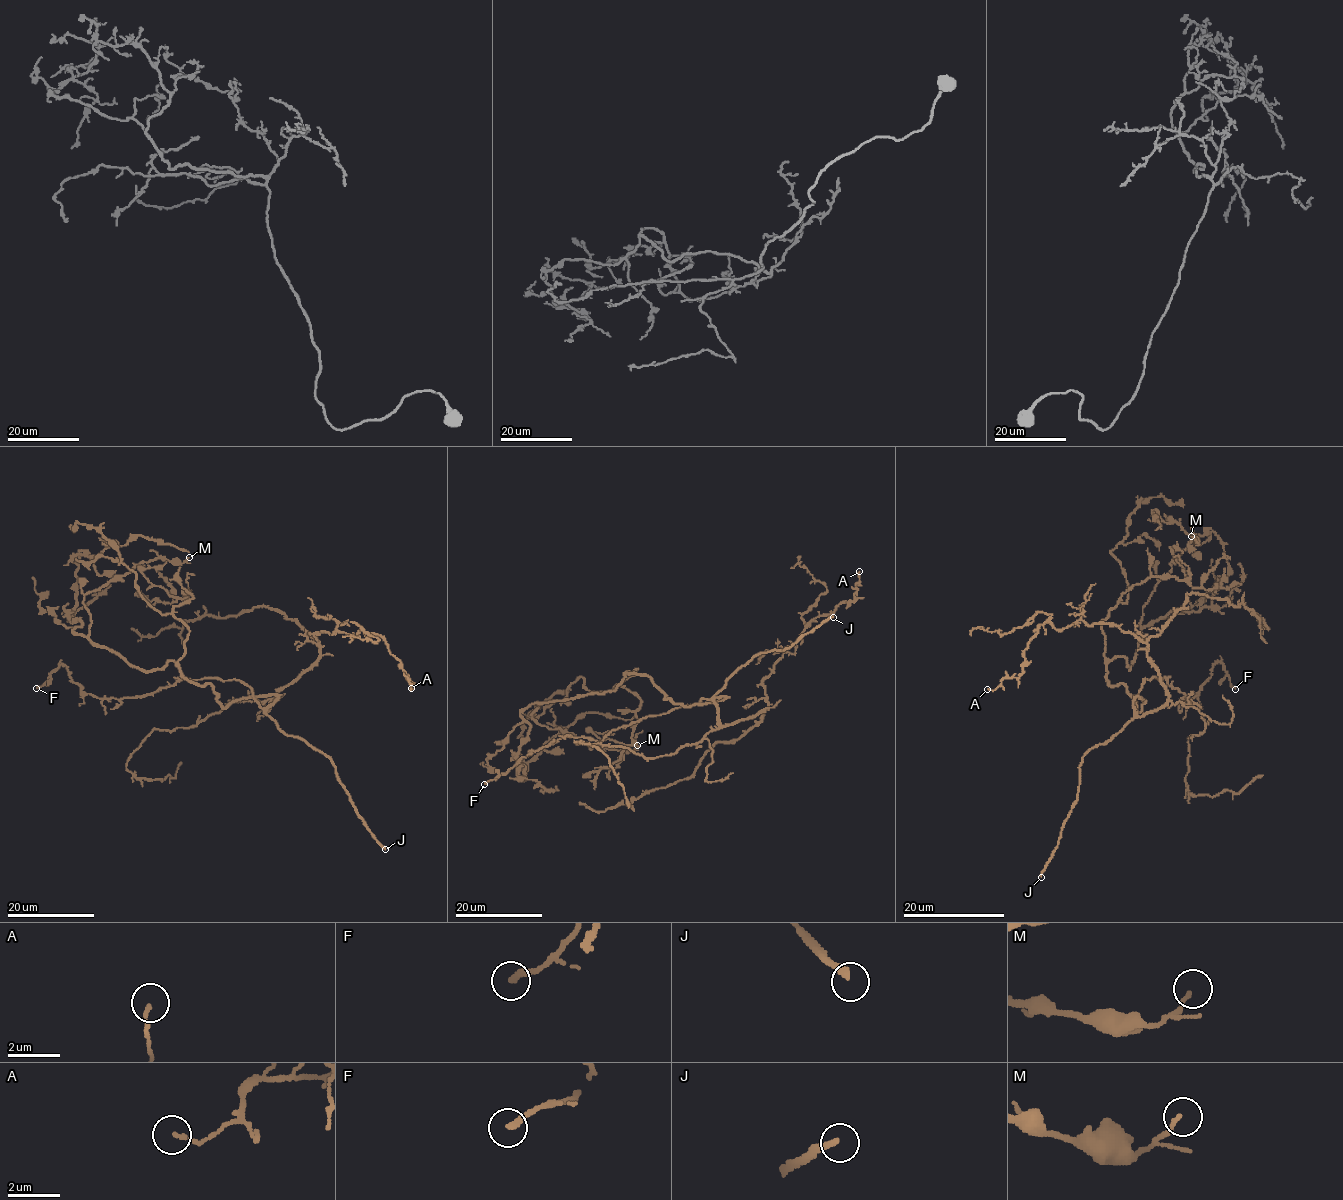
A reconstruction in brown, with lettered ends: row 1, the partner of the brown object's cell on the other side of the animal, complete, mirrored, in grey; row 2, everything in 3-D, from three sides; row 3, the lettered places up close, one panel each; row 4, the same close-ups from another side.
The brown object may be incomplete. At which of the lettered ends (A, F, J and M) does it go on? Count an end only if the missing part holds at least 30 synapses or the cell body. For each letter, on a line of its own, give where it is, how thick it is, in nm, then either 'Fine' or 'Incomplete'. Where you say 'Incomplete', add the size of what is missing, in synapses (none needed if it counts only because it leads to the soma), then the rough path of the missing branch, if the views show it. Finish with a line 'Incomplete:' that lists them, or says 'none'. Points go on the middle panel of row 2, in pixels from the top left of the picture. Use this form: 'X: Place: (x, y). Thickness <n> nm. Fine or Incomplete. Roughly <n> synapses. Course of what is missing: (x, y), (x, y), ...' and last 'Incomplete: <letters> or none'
A: Place: (859, 571). Thickness 140 nm. Fine
F: Place: (484, 784). Thickness 200 nm. Fine
J: Place: (833, 617). Thickness 220 nm. Incomplete. Course of what is missing: (833, 617), (844, 604), (846, 586), (841, 578), (840, 565), (863, 534), (883, 495)
M: Place: (637, 745). Thickness 130 nm. Fine
Incomplete: J

